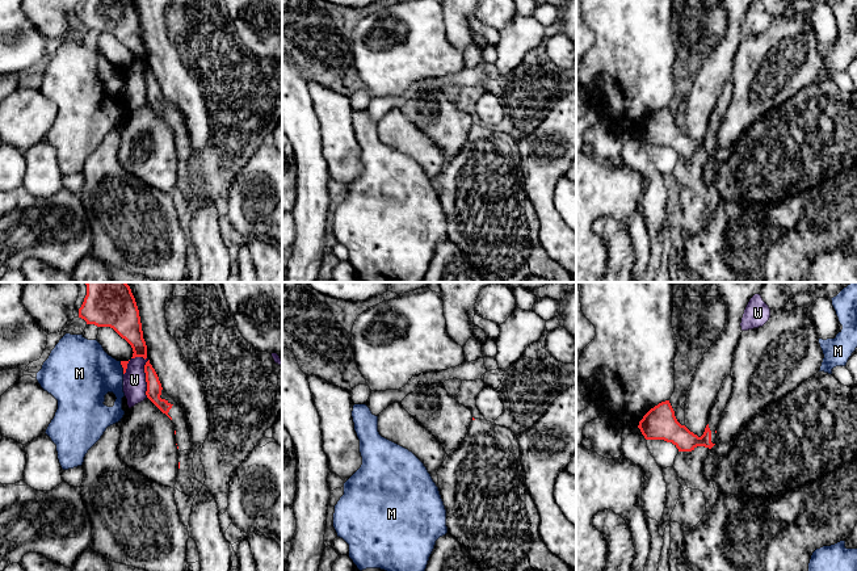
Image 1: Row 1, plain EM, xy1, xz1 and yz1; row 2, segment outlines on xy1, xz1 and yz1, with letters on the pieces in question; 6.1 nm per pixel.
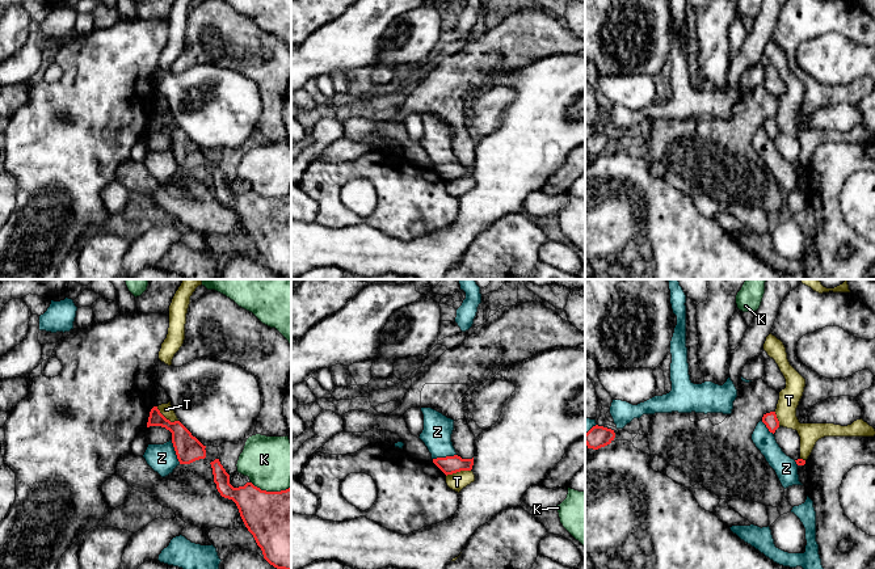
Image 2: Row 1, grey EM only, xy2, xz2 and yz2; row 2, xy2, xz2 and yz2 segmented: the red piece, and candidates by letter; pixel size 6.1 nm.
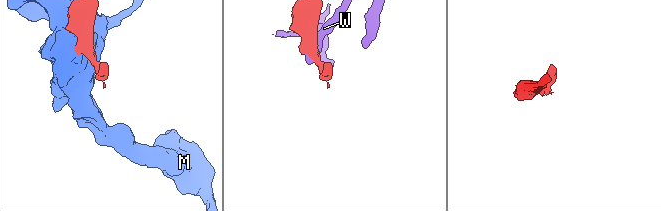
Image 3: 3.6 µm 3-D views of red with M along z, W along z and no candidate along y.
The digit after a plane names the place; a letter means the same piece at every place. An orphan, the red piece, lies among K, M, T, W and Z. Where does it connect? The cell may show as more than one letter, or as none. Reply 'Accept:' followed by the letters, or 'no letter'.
Accept: no letter

